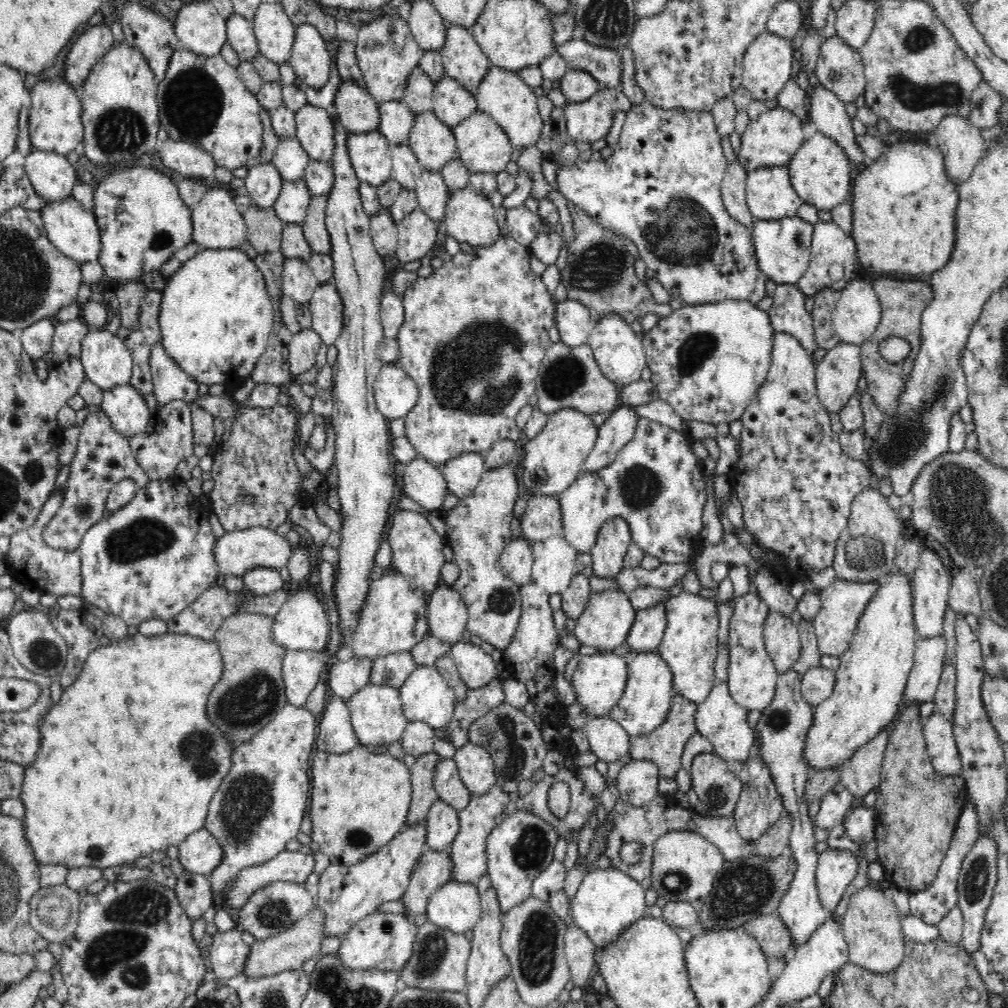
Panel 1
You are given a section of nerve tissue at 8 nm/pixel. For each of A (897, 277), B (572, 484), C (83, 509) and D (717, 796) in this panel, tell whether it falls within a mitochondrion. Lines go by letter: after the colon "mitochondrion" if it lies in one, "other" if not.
A: other
B: other
C: mitochondrion
D: mitochondrion

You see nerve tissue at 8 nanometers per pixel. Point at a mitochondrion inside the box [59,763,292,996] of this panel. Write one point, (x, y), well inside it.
(121, 950)

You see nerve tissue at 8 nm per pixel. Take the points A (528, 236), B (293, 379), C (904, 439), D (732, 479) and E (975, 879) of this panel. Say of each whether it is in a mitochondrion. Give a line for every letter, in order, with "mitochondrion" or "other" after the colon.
A: other
B: other
C: mitochondrion
D: other
E: mitochondrion

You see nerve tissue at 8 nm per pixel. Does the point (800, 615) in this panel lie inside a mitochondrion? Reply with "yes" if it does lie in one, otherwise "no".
no

